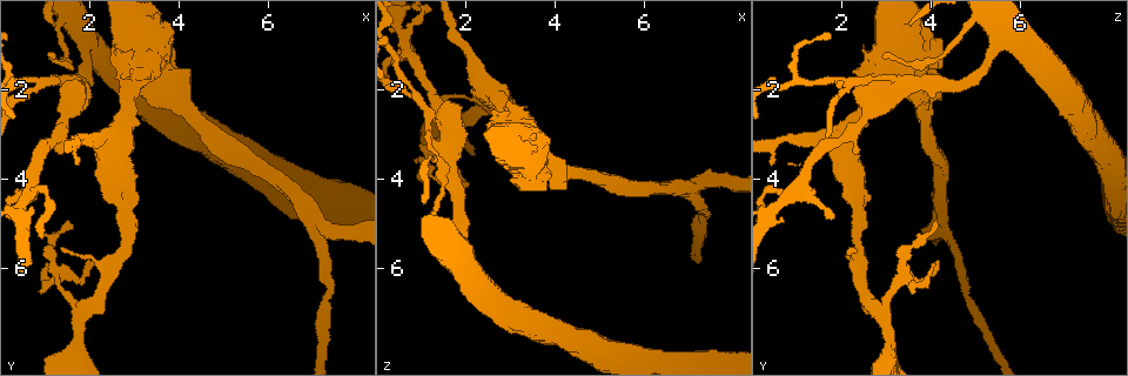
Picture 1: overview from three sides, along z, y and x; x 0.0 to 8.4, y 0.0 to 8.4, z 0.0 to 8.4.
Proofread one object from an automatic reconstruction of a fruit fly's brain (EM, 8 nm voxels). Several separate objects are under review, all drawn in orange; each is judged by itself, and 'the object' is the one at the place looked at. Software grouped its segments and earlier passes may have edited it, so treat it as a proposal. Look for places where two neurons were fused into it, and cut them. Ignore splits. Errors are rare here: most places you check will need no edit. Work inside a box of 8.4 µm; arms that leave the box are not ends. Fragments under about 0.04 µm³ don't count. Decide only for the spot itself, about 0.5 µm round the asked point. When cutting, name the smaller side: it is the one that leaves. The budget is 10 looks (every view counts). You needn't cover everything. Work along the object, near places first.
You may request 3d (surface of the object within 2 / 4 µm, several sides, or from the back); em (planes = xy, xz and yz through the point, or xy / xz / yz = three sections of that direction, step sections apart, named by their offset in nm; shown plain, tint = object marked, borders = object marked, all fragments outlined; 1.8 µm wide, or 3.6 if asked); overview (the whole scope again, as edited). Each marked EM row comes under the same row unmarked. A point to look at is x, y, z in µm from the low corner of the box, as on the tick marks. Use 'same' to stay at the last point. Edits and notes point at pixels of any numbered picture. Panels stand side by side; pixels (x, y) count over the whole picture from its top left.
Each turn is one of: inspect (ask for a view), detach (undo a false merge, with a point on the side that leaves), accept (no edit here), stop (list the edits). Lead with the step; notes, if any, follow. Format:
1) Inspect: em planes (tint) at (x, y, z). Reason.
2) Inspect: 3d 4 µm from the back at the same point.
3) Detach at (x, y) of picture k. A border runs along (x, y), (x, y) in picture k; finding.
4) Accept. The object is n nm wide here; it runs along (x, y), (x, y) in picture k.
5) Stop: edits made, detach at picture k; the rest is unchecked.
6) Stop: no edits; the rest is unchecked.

Inspect: em xy step 4 (tint) at (6.80, 4.90, 4.25). Arms part here.

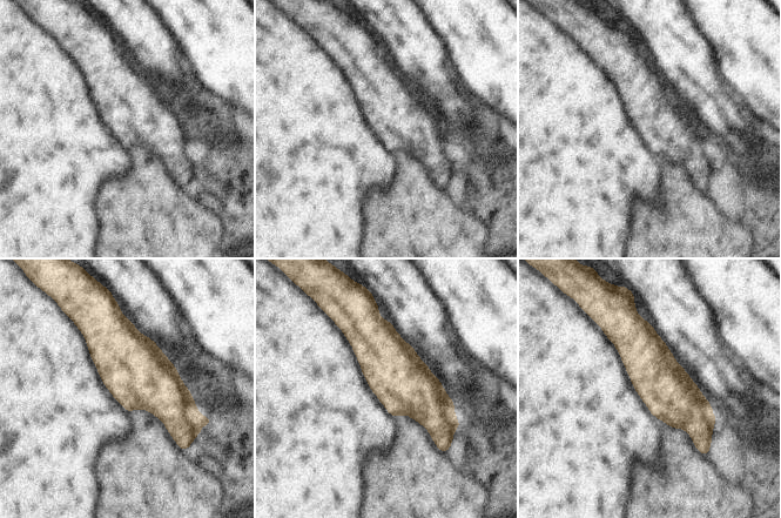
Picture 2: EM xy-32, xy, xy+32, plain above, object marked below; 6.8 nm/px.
Inspect: em planes (tint) at the same point.

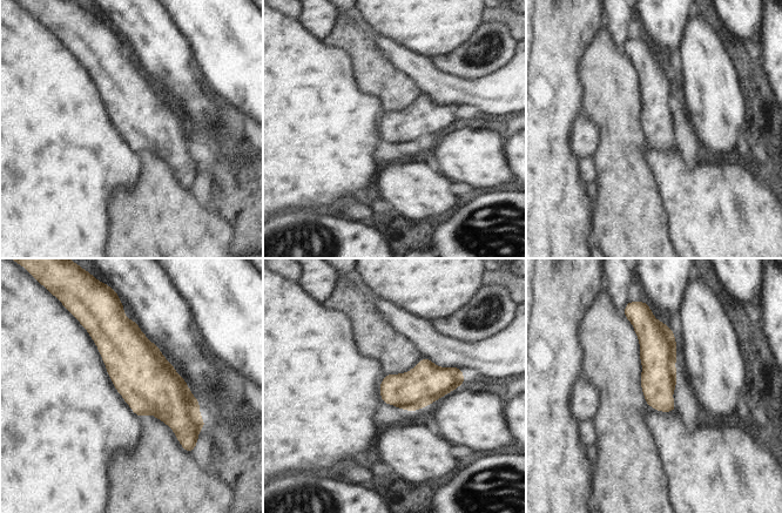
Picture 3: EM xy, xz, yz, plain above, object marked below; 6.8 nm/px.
Accept. Continuous, no second neuron.

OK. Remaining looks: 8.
Inspect: 3d 4 µm at (1.80, 6.90, 2.80). Abrupt turn.

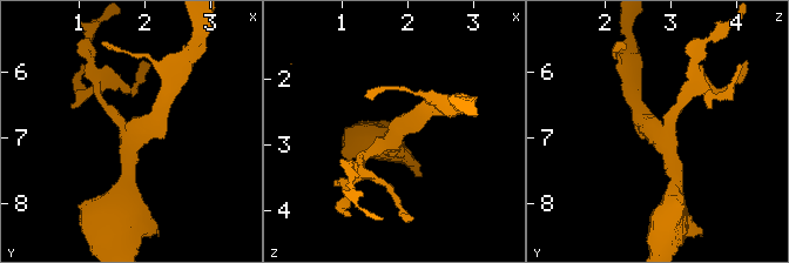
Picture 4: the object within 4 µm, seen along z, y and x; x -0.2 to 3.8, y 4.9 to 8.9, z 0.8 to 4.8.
Inspect: em planes (borders) at (1.80, 6.90, 2.85).

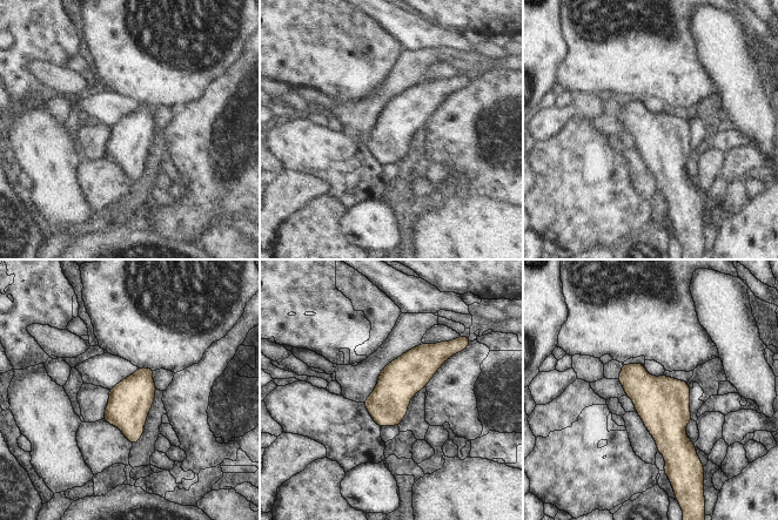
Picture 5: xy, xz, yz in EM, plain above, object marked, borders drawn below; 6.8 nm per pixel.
Accept. Continuous, no second neuron.

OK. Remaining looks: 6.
Inspect: 3d 4 µm from the back at (1.90, 0.85, 5.75). Three-way junction.

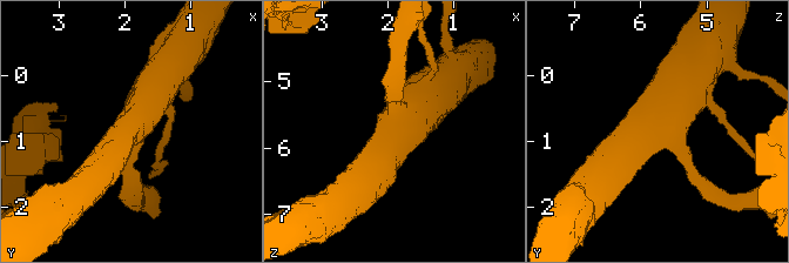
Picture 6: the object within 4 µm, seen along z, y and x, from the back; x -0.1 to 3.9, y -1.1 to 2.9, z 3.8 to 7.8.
Inspect: em 3.6 µm xy step 16 (tint) at (1.95, 0.90, 5.75). 3 arms meet here; the arms are 200, 550, 600 nm wide; shape alone is not enough.

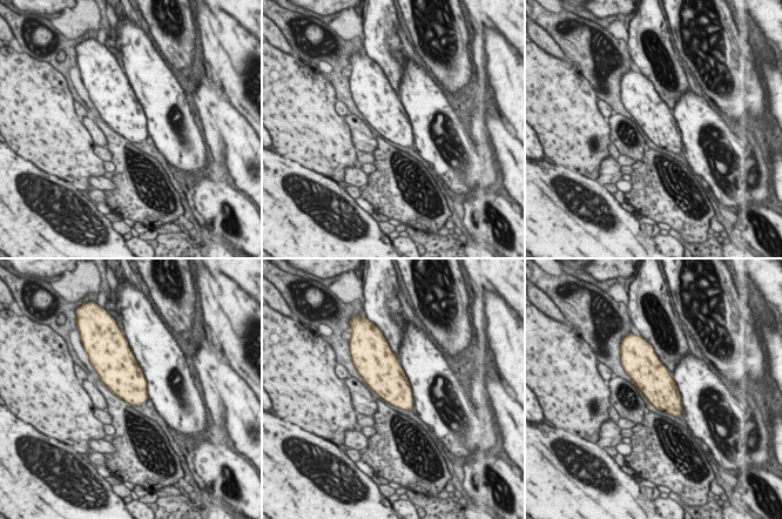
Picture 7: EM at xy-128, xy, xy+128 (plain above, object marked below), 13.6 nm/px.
Inspect: em 3.6 µm planes (tint) at the same point.

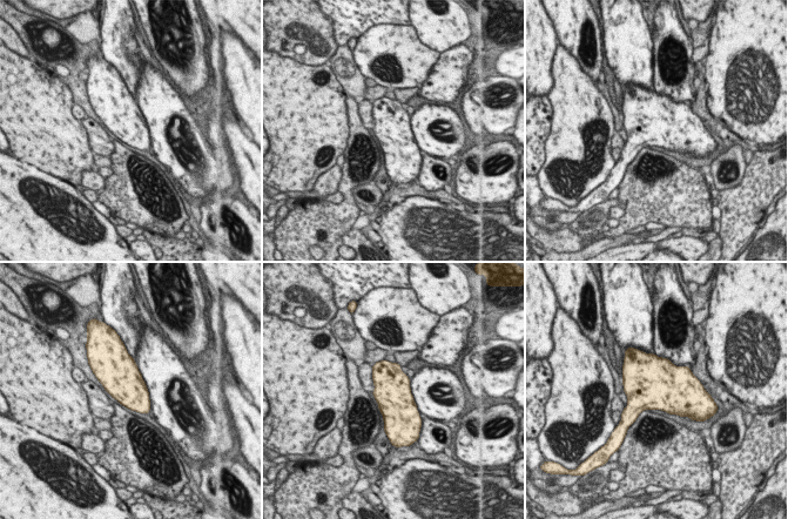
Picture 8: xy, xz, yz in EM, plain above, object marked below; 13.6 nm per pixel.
Accept. Continuous, no second neuron.

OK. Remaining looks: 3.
Stop: no edits; the rest is unchecked.

